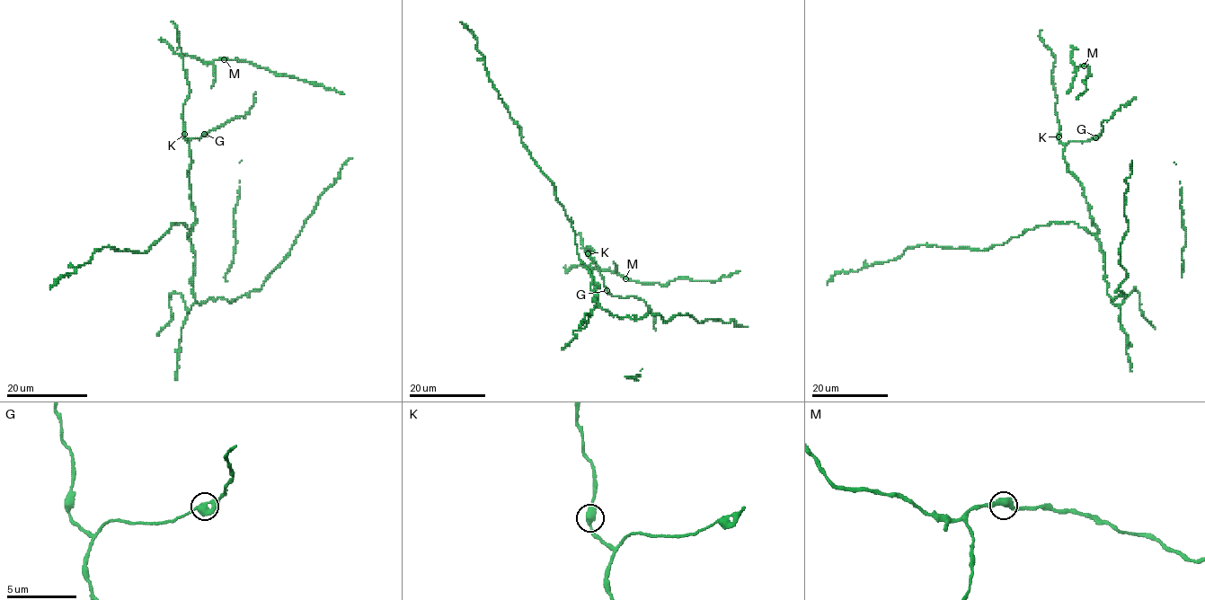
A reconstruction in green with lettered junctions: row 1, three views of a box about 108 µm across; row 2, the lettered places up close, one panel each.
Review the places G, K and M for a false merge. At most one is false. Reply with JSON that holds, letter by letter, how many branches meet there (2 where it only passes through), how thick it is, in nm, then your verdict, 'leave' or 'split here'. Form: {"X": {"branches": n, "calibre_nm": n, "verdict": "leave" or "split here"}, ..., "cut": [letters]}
{"G": {"branches": 2, "calibre_nm": 440, "verdict": "leave"}, "K": {"branches": 2, "calibre_nm": 440, "verdict": "leave"}, "M": {"branches": 2, "calibre_nm": 400, "verdict": "leave"}, "cut": []}

